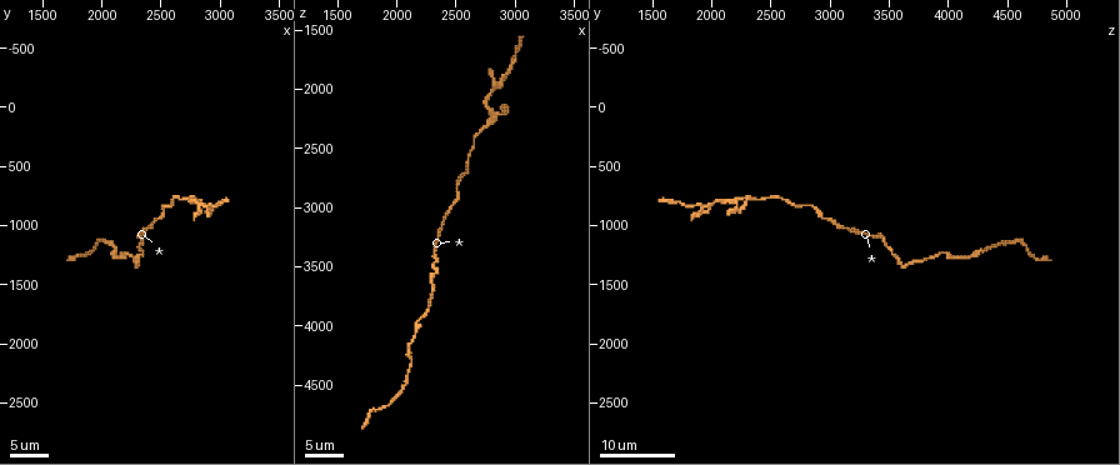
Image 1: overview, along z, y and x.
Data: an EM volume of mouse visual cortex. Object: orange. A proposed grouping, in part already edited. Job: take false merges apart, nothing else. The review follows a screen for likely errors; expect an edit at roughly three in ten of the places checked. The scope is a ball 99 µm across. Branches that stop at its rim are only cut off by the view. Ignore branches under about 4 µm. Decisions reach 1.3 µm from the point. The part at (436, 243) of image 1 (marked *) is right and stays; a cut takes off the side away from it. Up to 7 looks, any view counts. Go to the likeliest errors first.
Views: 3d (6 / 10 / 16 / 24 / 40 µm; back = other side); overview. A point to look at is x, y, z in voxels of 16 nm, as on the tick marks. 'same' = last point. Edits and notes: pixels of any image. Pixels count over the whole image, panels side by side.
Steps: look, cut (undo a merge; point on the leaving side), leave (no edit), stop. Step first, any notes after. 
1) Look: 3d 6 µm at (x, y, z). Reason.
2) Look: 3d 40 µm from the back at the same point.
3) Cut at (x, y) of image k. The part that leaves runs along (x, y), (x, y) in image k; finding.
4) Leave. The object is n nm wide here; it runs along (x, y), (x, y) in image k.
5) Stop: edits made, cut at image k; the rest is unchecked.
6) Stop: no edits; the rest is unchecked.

Look: 3d 16 µm at (2900, 860, 1920). Calibre changes.

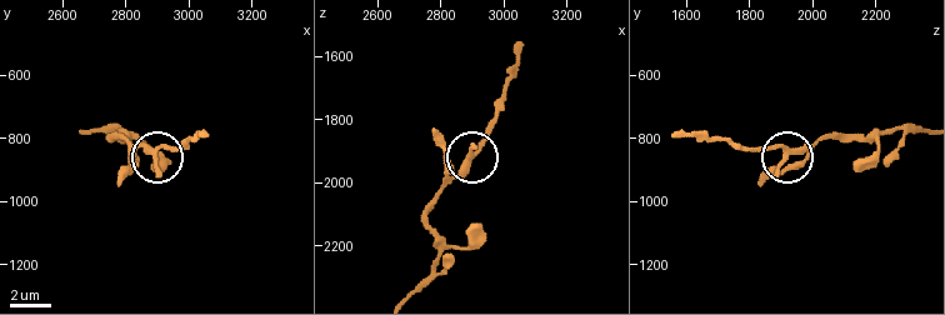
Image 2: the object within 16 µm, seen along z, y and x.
Look: 3d 10 µm at (2900, 840, 1910).

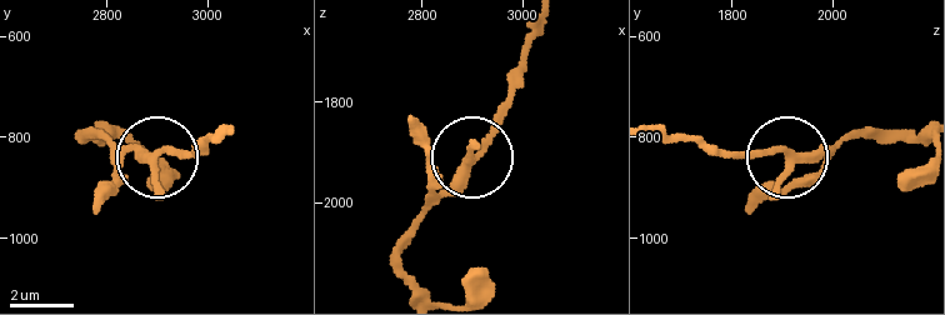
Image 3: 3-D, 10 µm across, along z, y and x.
Look: 3d 10 µm from the back at (2895, 835, 1920). Other side.

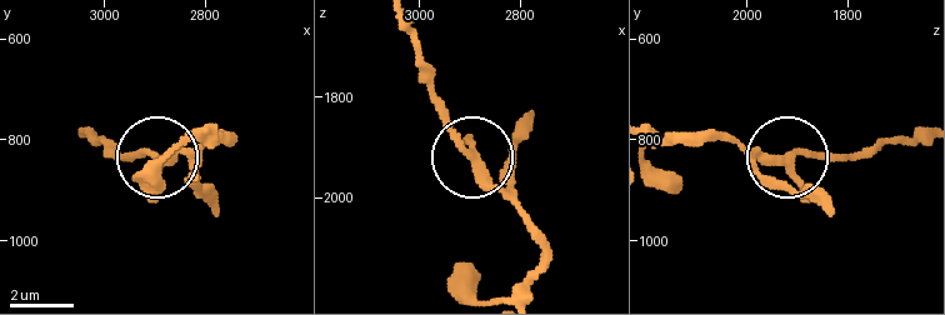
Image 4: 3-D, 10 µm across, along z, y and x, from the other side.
Leave. It runs along (525, 289), (538, 256), (535, 225), (481, 168), (420, 83) in image 4; continuous, no second cell.

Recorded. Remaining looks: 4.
Look: 3d 16 µm at (2520, 840, 2840). A narrow waist.

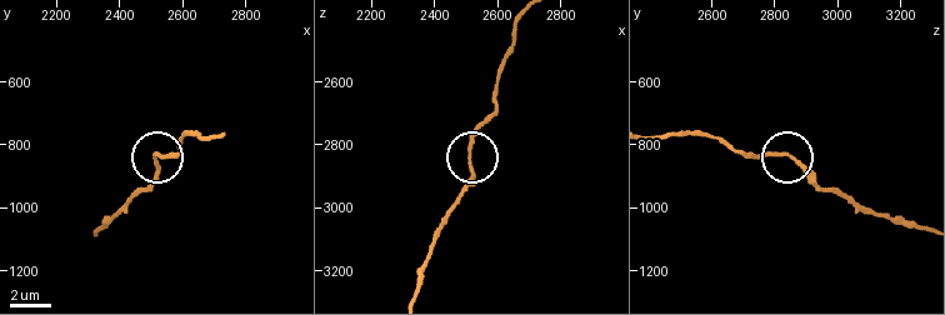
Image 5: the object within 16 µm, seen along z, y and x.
Look: 3d 6 µm at (2520, 830, 2840).

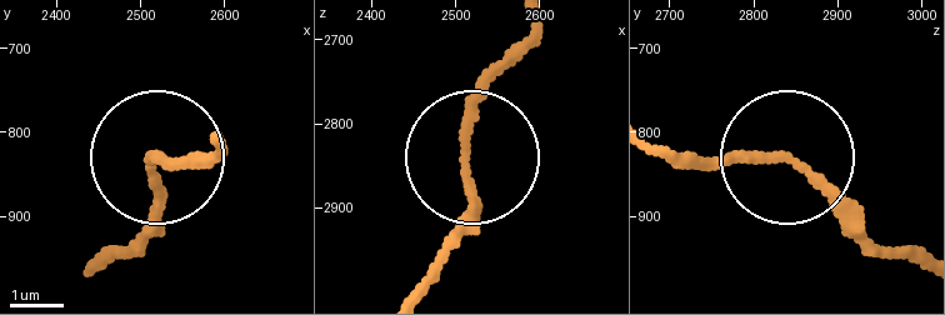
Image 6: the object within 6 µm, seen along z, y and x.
Leave. The object is 160 nm wide here; it runs along (920, 265), (866, 238), (785, 161), (655, 158) in image 6; continuous, no second cell.

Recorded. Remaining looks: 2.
Look: 3d 16 µm at (2140, 1280, 4040).

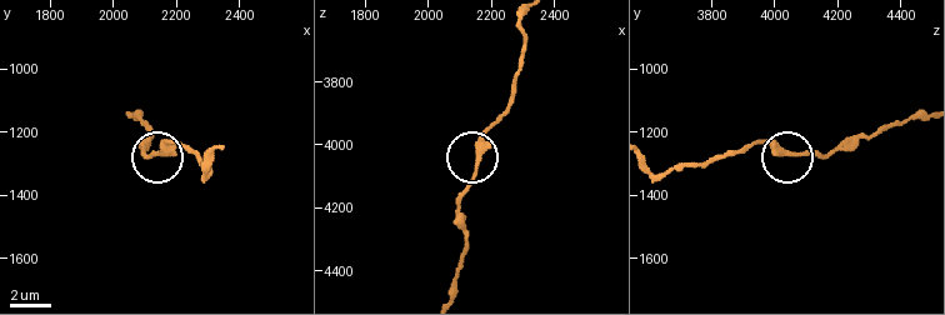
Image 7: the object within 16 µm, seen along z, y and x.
Look: 3d 6 µm at (2160, 1260, 4070).

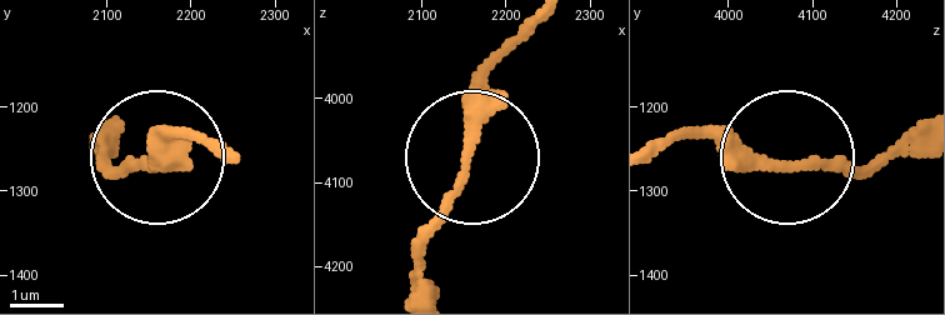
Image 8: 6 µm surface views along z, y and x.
Leave. It runs along (653, 154), (720, 131), (774, 159), (921, 159) in image 8; all the same cell.

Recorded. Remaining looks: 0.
Stop: no edits; the rest is unchecked.

